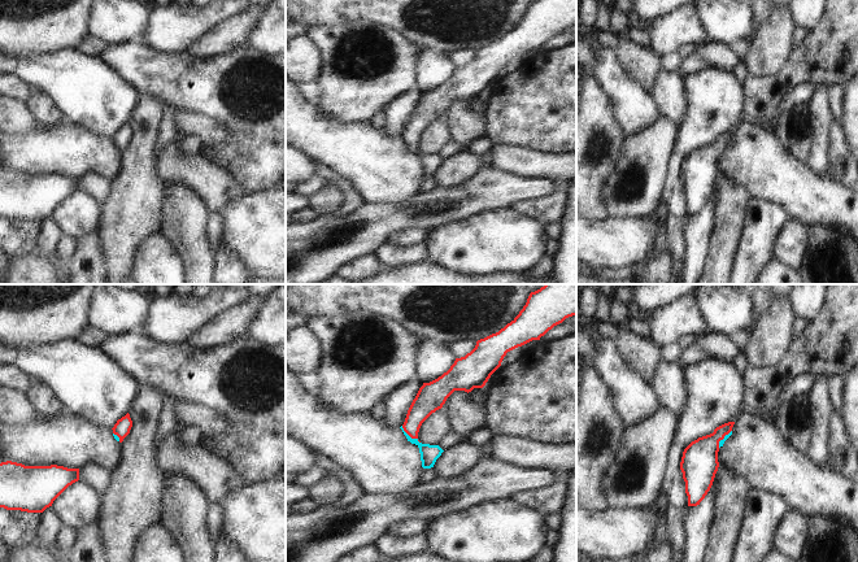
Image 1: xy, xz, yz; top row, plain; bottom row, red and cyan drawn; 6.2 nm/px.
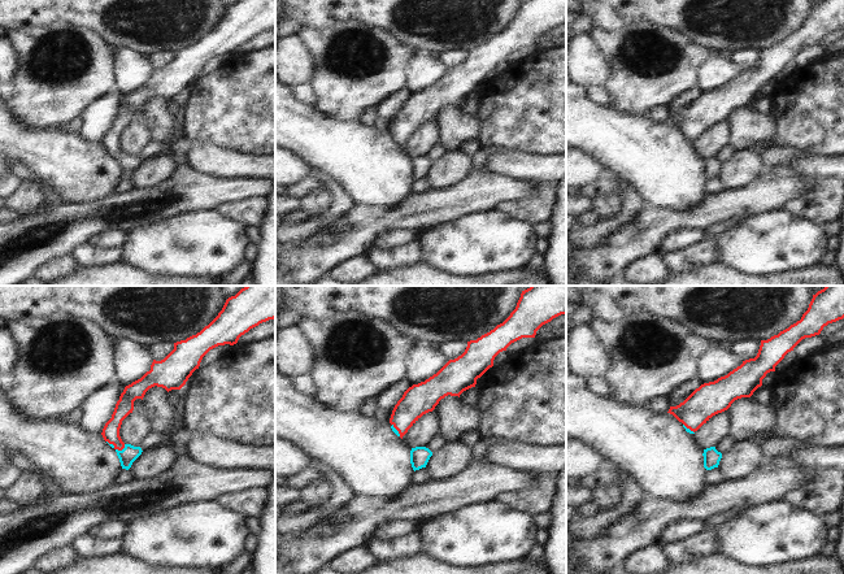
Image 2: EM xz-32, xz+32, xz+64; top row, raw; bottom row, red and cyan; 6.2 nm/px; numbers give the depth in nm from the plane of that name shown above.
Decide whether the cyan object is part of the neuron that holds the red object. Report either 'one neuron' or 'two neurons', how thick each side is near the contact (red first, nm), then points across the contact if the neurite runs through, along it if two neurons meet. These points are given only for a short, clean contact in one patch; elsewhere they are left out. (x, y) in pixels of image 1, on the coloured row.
one neuron | 160/110 nm | across xz (427, 400), (413, 421), (410, 436), (428, 453)

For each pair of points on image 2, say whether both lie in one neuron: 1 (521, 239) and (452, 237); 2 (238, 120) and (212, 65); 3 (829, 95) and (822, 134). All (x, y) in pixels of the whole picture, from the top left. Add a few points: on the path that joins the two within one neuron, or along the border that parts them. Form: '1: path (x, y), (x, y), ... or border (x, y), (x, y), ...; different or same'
1: path (504, 239), (469, 239); same
2: border (229, 61), (199, 77); different
3: path (829, 104), (829, 111), (822, 117), (822, 125); same

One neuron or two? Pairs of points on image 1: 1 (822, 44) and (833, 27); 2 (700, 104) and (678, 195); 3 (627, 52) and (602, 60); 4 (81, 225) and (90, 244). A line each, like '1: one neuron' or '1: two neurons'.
1: one neuron
2: one neuron
3: two neurons
4: two neurons

